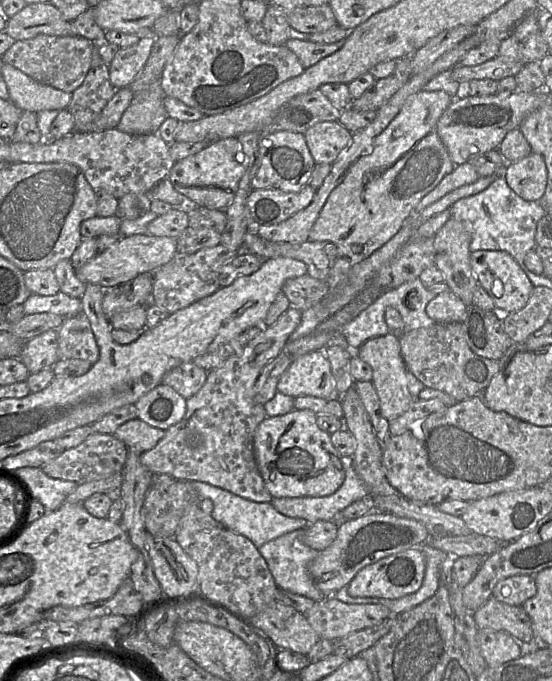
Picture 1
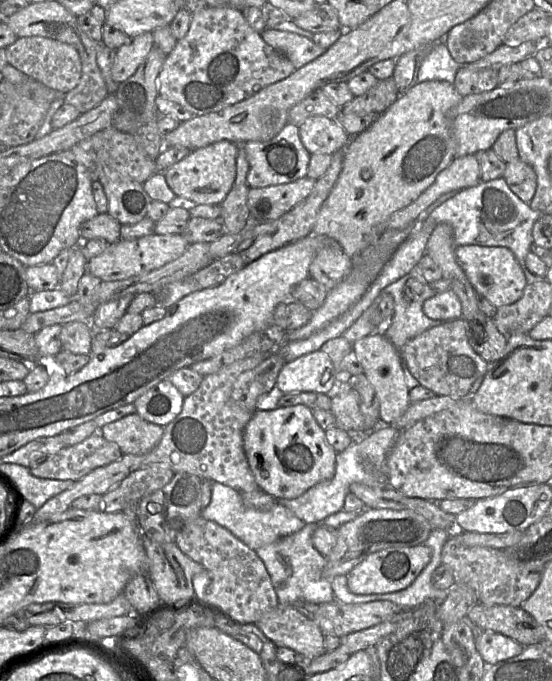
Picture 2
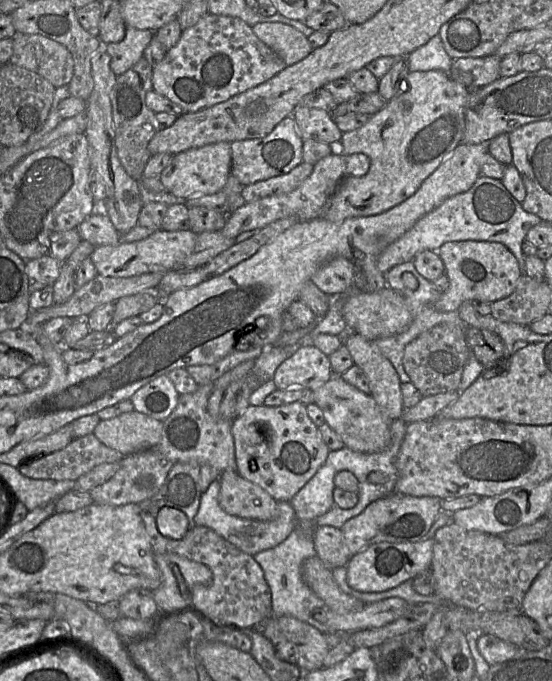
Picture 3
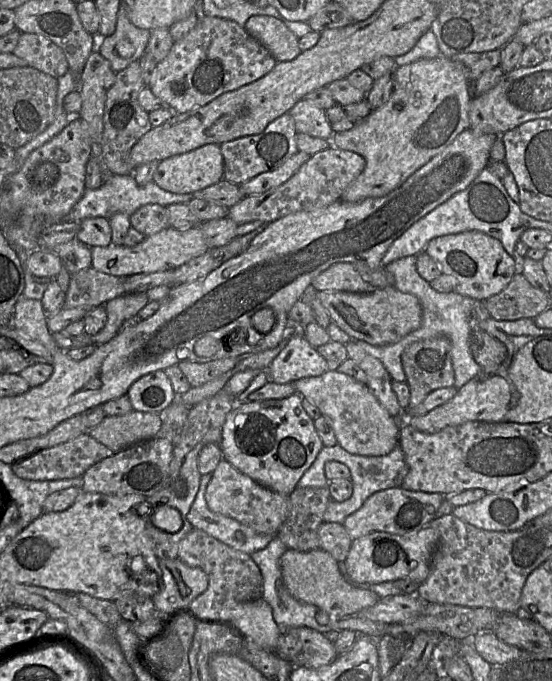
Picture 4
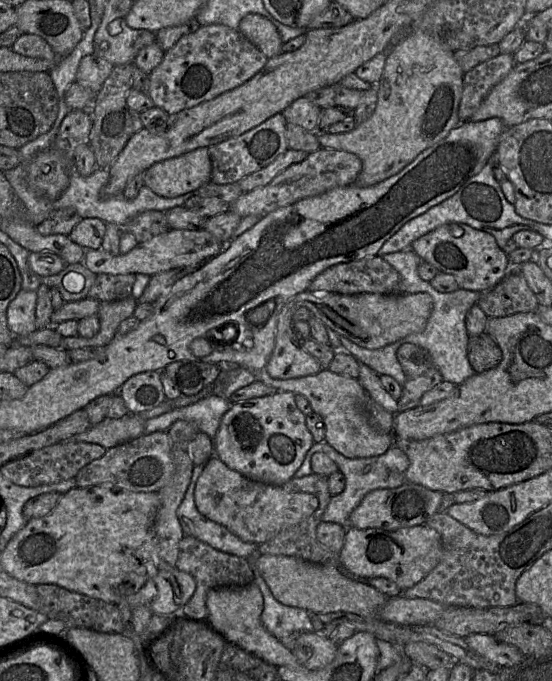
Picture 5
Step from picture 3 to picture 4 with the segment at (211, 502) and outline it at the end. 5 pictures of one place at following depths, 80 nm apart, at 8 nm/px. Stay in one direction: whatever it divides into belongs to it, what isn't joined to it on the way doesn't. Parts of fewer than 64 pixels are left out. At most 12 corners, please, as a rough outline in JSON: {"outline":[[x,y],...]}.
{"outline":[[211,474],[201,475],[187,514],[200,529],[251,555],[275,535],[212,512],[205,492]]}

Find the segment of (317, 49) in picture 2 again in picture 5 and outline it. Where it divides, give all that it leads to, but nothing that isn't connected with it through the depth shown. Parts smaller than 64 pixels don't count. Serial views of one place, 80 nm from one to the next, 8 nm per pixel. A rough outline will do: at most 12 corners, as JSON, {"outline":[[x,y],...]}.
{"outline":[[247,14],[239,32],[268,58],[283,52],[277,28]]}

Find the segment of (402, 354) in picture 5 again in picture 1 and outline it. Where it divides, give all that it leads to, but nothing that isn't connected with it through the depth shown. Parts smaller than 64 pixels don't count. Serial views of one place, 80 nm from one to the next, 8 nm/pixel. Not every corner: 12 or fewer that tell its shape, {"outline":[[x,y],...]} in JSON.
{"outline":[[461,322],[401,333],[407,370],[458,402],[498,360],[476,355]]}

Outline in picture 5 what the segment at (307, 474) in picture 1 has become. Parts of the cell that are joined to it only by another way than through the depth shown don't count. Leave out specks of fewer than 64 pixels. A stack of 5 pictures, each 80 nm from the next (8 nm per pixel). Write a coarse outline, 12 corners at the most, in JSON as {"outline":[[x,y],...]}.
{"outline":[[295,394],[230,406],[214,455],[284,485],[314,443]]}

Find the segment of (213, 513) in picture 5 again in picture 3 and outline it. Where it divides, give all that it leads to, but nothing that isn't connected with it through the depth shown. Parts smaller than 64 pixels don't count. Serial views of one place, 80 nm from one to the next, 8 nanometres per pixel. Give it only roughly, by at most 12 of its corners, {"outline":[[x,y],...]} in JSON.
{"outline":[[237,471],[218,480],[228,514],[261,521],[280,502]]}

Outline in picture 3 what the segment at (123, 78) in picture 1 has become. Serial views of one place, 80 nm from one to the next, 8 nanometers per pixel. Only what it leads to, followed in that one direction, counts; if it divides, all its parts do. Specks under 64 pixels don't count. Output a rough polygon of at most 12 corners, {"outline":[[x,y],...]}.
{"outline":[[126,26],[125,38],[102,45],[116,76],[128,71],[144,54],[151,30]]}

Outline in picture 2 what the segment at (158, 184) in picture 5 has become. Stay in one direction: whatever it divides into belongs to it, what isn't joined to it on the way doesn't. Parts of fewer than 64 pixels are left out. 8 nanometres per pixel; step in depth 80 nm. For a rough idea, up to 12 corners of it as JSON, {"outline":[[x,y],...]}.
{"outline":[[239,145],[192,150],[163,173],[177,200],[221,205]]}

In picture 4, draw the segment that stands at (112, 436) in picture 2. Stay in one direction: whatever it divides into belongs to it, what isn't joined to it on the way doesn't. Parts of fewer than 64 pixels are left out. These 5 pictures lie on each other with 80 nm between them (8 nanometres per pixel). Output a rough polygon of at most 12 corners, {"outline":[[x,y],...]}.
{"outline":[[156,413],[106,416],[88,434],[114,453],[158,435]]}

